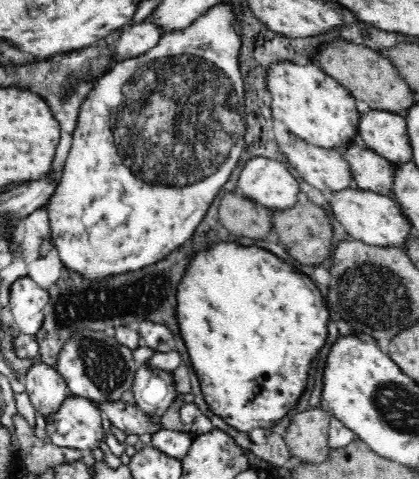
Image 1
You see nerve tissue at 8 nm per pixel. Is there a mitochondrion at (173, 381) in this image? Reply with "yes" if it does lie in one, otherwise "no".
no

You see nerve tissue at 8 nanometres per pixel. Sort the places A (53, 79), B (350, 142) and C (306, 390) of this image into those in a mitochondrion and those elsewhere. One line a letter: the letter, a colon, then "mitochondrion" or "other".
A: mitochondrion
B: other
C: other

